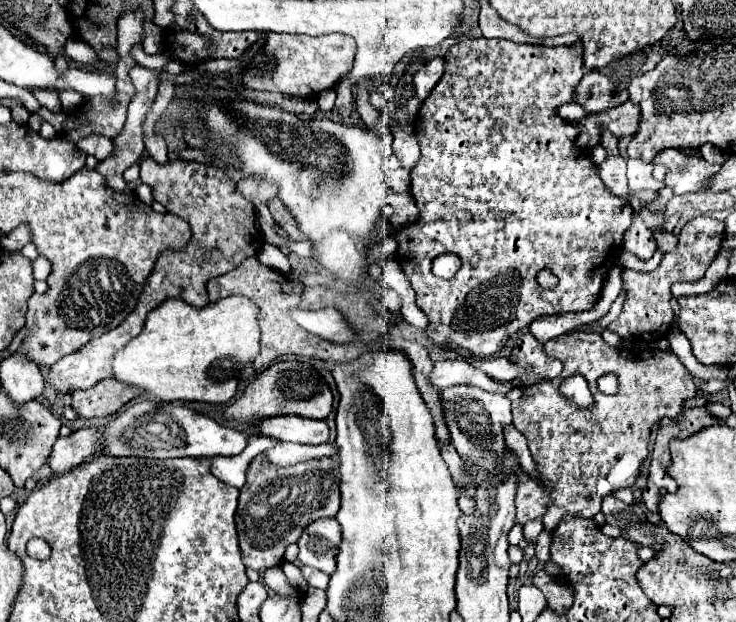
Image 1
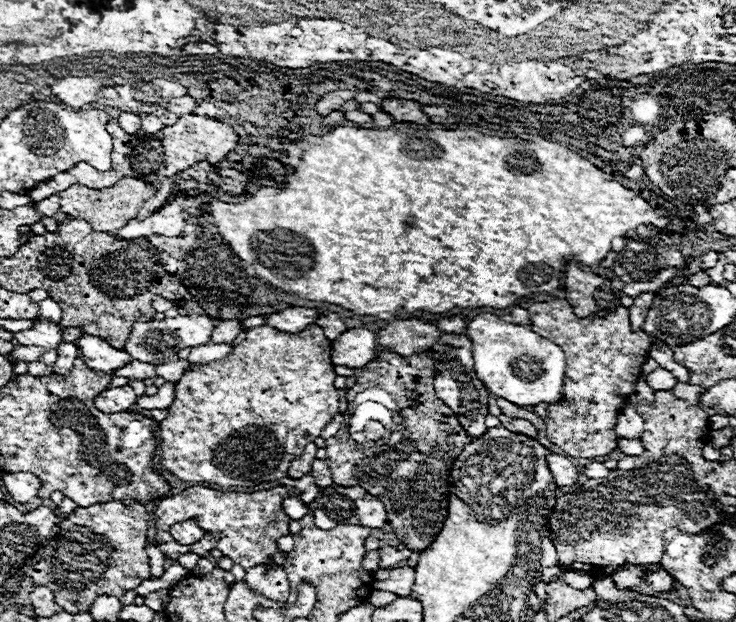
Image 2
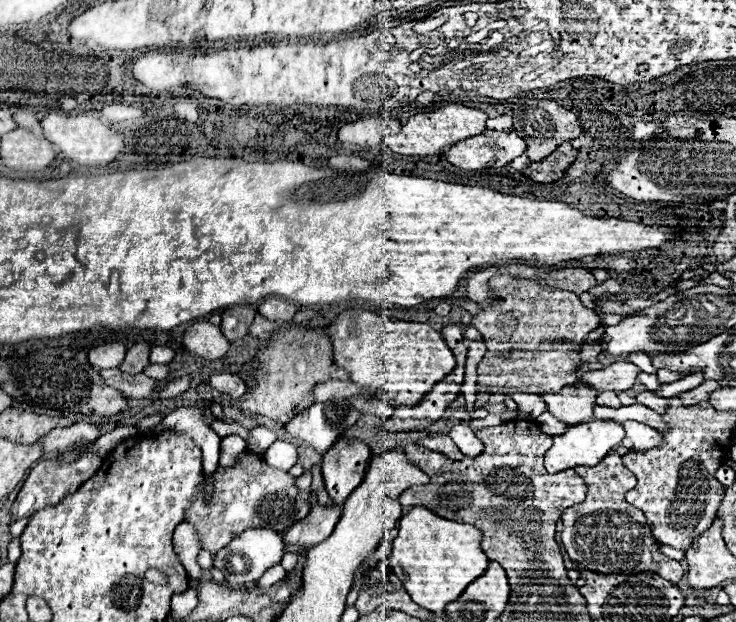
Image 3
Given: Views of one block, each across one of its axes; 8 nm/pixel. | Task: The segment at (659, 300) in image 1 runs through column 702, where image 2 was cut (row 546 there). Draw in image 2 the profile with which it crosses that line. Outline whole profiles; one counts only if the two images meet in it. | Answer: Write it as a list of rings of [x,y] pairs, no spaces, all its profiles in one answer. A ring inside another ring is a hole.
[[[192,486],[180,494],[164,498],[154,510],[154,524],[156,530],[168,530],[176,522],[196,520],[196,524],[206,532],[220,532],[218,550],[224,556],[230,556],[234,564],[248,570],[258,564],[272,564],[268,556],[278,552],[276,540],[288,534],[290,518],[280,508],[280,502],[286,496],[288,496],[286,486],[278,486],[272,490],[258,490],[250,494]]]

